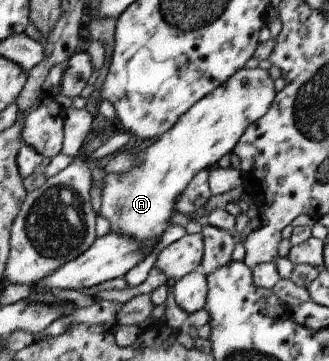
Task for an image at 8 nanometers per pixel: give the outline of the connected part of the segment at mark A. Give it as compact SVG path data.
M258 67L239 70L239 73L235 74L226 85L219 86L214 93L197 102L191 108L190 113L183 114L178 125L167 130L162 138L141 143L136 154L139 164L133 170L125 172L125 174L113 172L104 177L99 217L105 218L109 222L110 231L137 238L139 242L143 242L143 246L147 246L149 242L157 244L163 236L167 224L171 225L169 220L177 213L175 204L177 204L179 196L187 190L187 186L193 182L193 178L203 170L211 170L225 164L228 155L234 152L242 140L243 134L246 134L252 125L266 117L267 112L274 105L277 95L275 80L267 70Z

